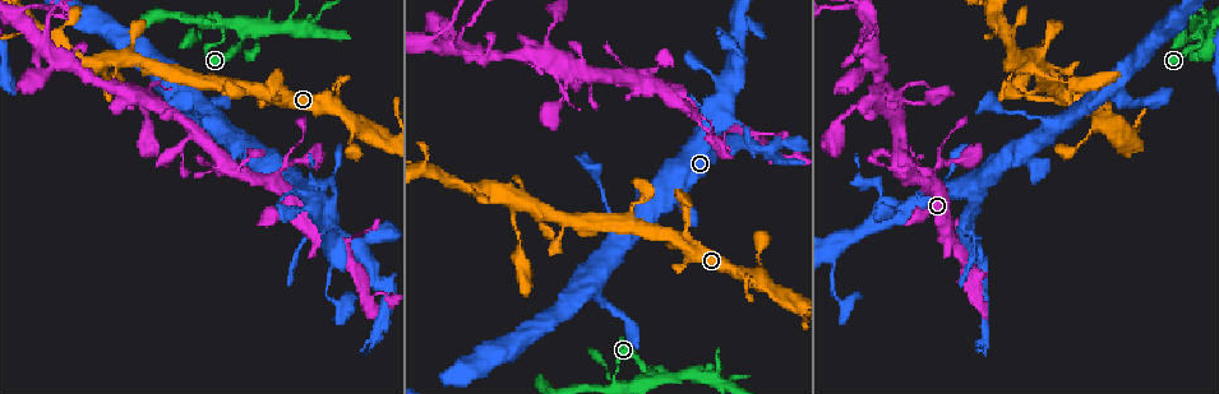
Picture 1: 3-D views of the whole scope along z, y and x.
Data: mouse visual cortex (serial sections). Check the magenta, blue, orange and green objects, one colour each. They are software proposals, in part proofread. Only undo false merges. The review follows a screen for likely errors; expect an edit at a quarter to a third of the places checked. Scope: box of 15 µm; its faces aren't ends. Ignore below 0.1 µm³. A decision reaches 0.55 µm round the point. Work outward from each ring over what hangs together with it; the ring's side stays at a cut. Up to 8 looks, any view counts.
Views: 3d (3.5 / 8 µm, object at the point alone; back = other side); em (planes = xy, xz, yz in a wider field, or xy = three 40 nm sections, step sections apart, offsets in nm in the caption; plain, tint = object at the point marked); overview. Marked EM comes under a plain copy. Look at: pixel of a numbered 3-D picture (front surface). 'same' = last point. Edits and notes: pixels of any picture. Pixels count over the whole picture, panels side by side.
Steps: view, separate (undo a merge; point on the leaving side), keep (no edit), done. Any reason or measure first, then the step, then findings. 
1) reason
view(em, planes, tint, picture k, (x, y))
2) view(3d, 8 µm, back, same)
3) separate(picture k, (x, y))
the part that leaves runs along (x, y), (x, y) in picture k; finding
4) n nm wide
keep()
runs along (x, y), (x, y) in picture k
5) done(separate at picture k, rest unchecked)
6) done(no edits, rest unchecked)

view(3d, 8 µm, picture 1, (1032, 59))

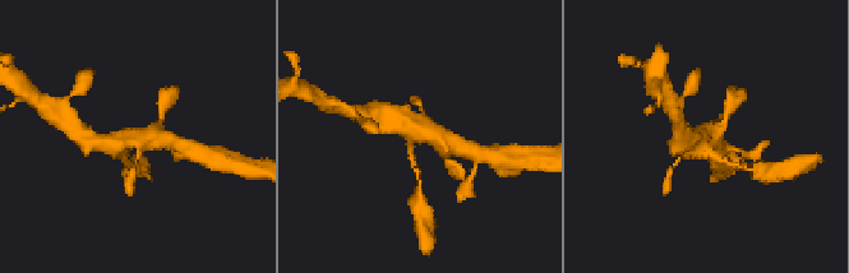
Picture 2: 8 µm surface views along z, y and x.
need the tissue
view(em, xy, step 2, tint, picture 2, (703, 143))

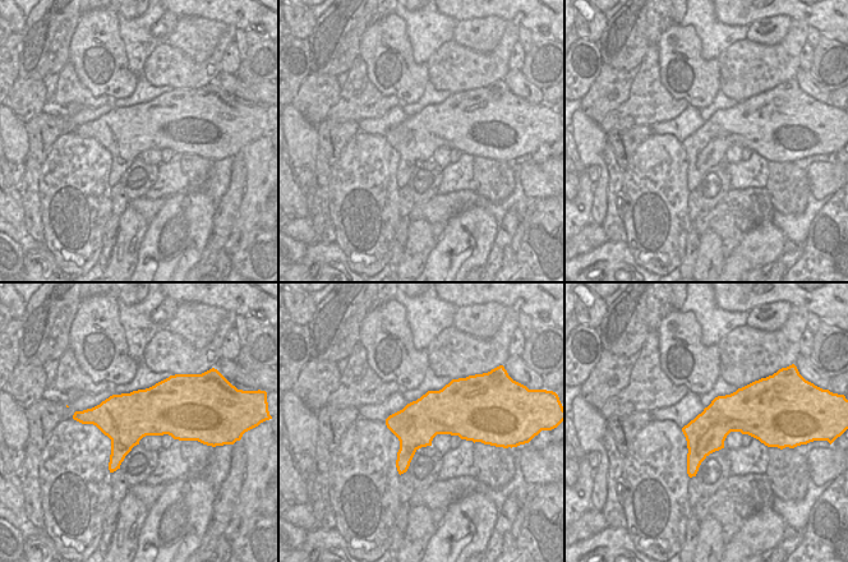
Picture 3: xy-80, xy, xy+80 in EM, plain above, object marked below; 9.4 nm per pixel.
keep()
runs along (453, 147), (388, 115) in picture 2; continuous, no second cell

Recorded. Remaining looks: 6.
three-way junction
view(3d, 3.5 µm, picture 1, (274, 181))

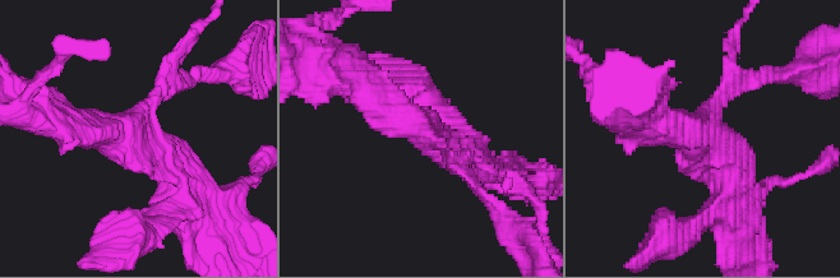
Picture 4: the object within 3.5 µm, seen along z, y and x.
3 arms; arms of 150, 350, 450 nm
view(em, xy, step 2, tint, picture 4, (425, 139))

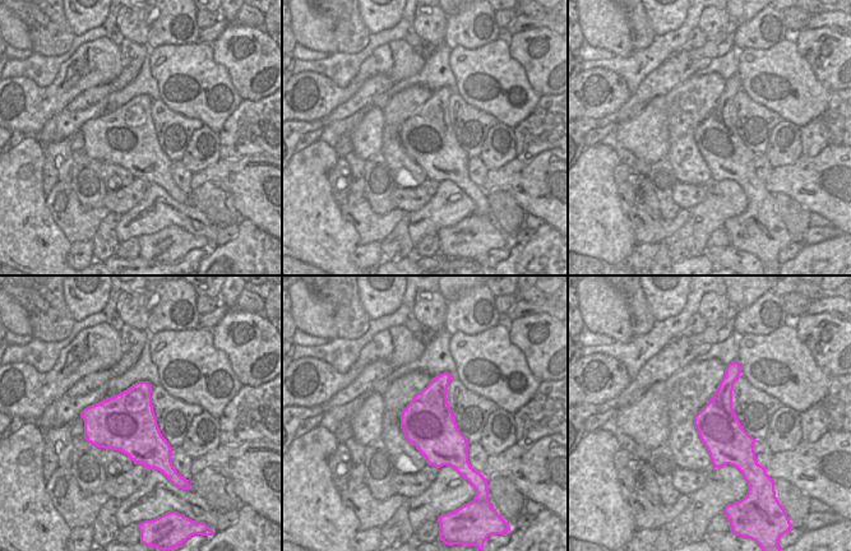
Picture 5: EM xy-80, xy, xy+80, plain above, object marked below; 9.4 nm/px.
keep()
runs along (183, 199), (139, 137), (69, 125) in picture 4; continuous, no second cell

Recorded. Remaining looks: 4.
abrupt turn
view(3d, 3.5 µm, picture 1, (376, 283))

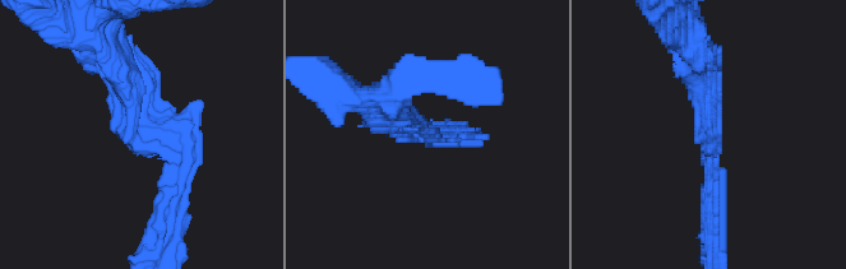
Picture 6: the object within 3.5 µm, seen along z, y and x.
view(em, xy, step 2, tint, picture 6, (711, 133))

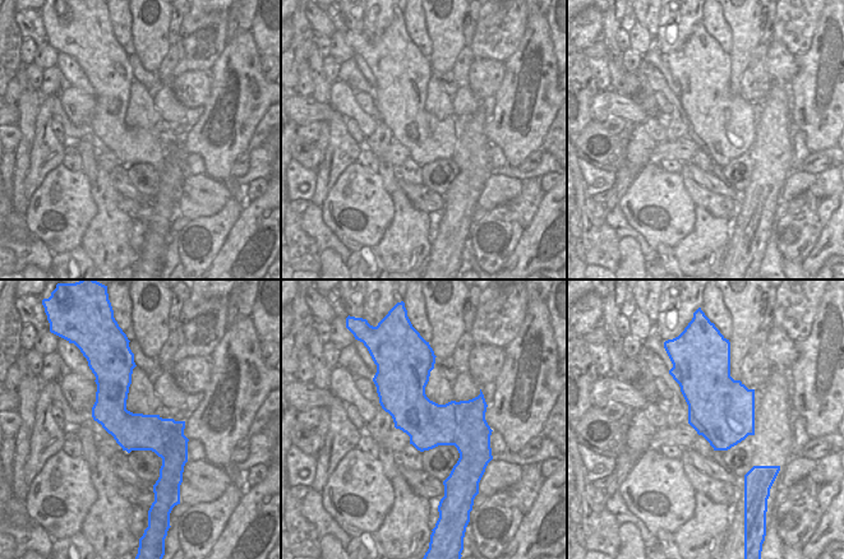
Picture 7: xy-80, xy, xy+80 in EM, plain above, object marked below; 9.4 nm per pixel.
separate(picture 6, (175, 198))
the part that leaves runs along (172, 151), (176, 182), (149, 256) in picture 6; a second cell is stuck on

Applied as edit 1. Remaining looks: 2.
arms part here
view(3d, 3.5 µm, back, picture 1, (440, 51))

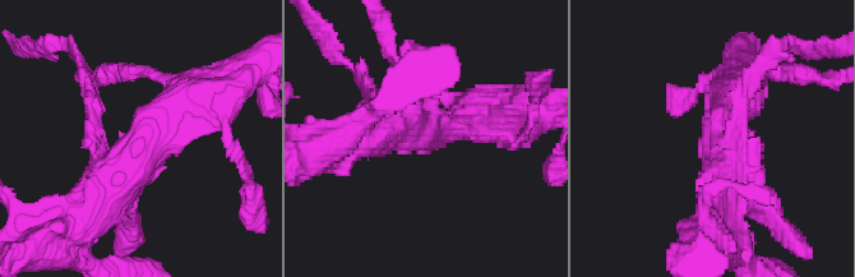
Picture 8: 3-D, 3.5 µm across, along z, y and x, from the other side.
shape alone is not enough
view(em, xy, step 2, tint, picture 8, (721, 148))

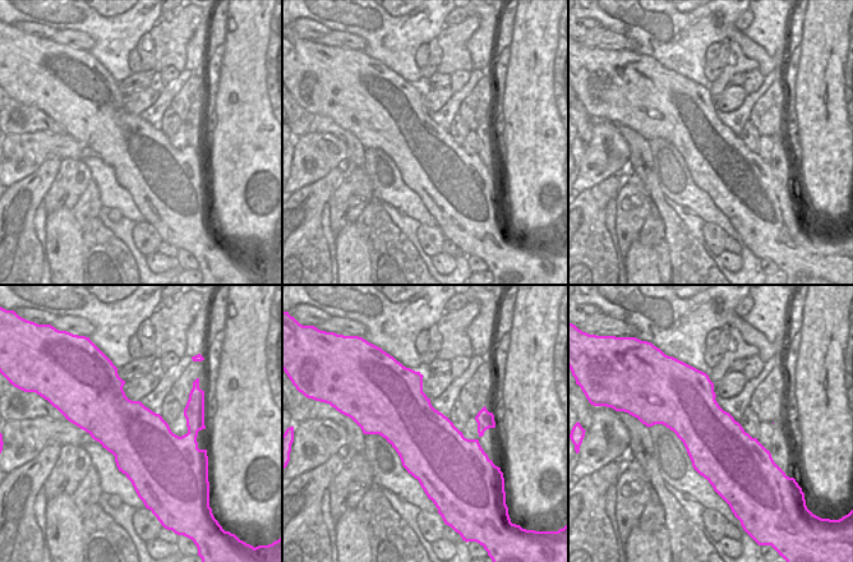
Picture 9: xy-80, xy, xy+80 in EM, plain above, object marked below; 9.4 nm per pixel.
separate(picture 8, (91, 95))
the part that leaves runs along (98, 138), (87, 72), (59, 44) in picture 8; two cells meet here

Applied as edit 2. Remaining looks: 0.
done(separate at picture 6, separate at picture 8, rest unchecked)

